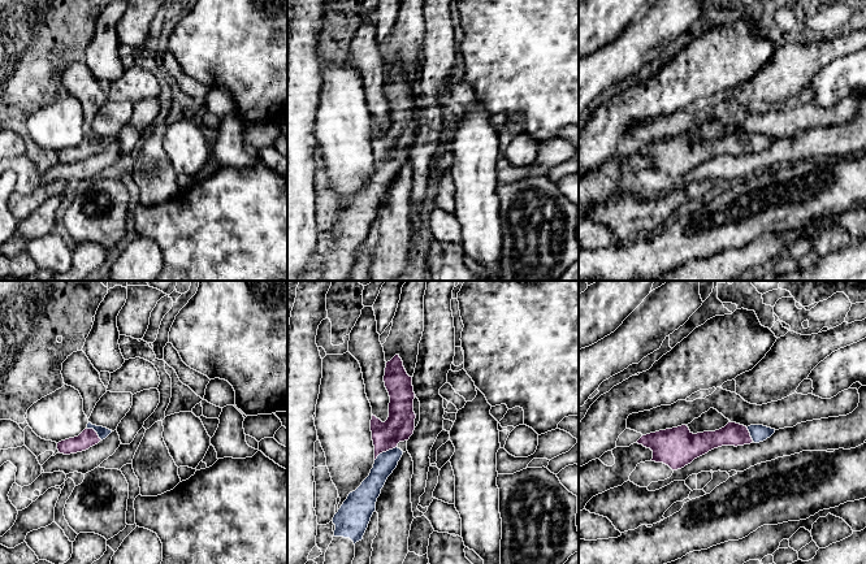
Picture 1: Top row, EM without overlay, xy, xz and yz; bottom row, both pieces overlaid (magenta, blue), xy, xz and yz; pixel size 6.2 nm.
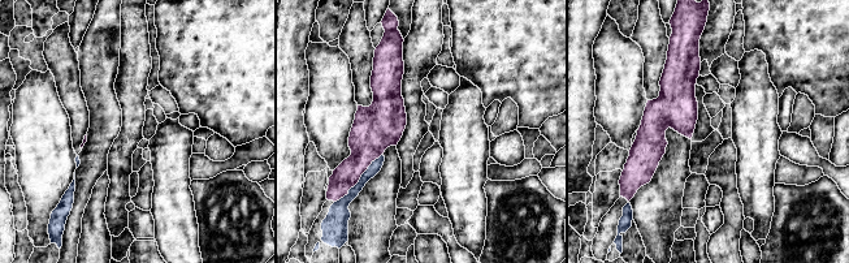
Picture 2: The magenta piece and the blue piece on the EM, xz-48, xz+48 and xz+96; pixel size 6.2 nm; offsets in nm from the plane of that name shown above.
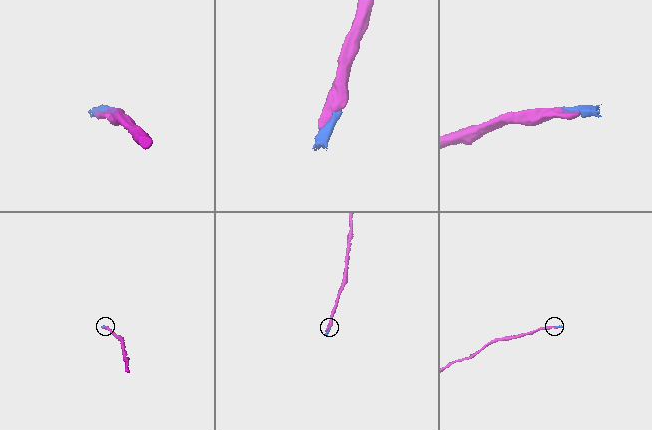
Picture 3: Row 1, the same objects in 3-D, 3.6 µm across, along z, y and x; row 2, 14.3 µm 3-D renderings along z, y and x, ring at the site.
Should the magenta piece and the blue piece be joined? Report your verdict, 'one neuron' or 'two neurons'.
one neuron

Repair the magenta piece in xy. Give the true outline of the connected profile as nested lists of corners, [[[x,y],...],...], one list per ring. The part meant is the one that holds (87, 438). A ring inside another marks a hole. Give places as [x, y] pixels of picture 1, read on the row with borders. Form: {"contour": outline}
{"contour": [[[88,422],[87,428],[78,437],[59,442],[57,450],[64,455],[82,452],[105,439],[111,433],[112,430],[107,428]]]}

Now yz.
{"contour": [[[728,422],[715,431],[693,434],[687,425],[642,435],[636,443],[653,451],[651,461],[663,463],[672,470],[722,446],[744,446],[770,438],[775,429],[763,425],[744,426]]]}

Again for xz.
{"contour": [[[399,355],[386,363],[384,382],[390,396],[389,417],[382,422],[372,415],[374,464],[369,476],[348,494],[334,515],[335,530],[324,564],[352,564],[355,543],[363,539],[381,489],[403,455],[397,446],[408,441],[415,430],[412,377],[407,374]]]}

